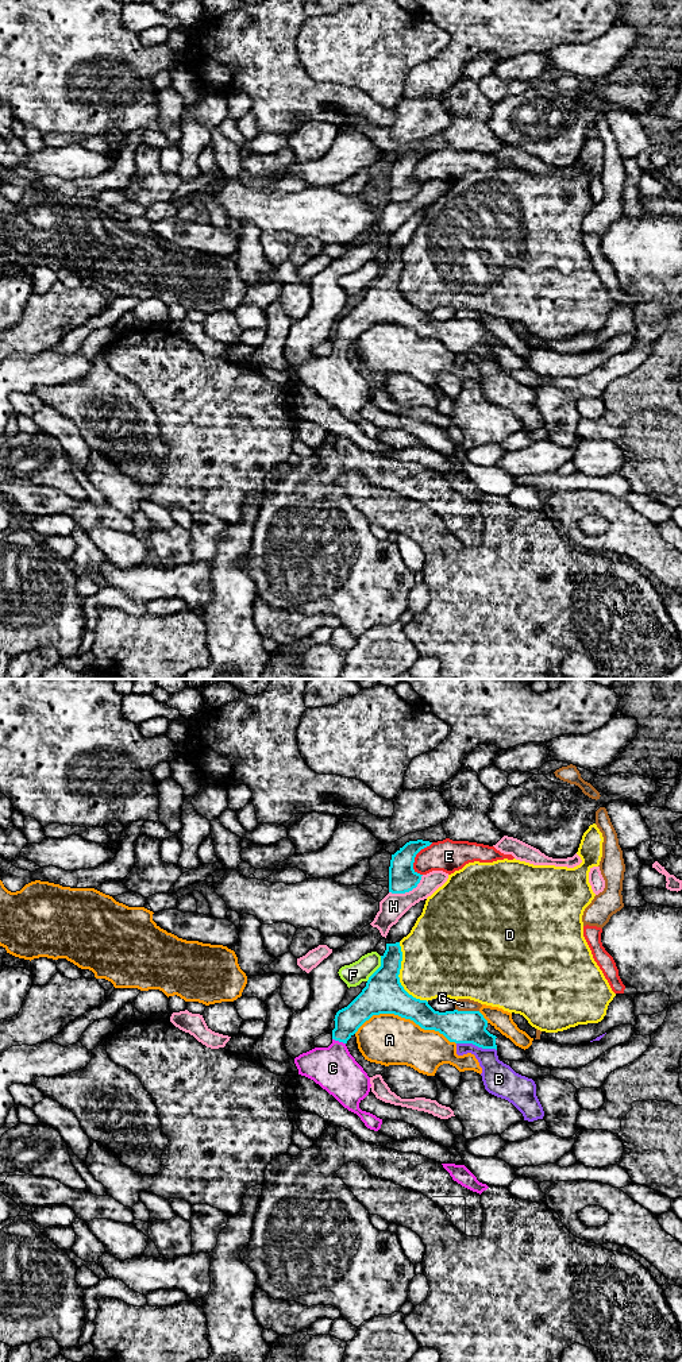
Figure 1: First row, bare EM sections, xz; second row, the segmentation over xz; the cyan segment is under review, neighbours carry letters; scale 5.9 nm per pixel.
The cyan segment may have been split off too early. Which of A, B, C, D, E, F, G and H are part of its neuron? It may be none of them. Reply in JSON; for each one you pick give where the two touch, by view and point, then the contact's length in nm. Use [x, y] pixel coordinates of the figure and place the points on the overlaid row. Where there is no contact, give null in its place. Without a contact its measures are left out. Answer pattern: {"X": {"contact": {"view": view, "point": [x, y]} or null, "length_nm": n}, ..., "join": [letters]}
{"C": {"contact": {"view": "xz", "point": [339, 1041]}, "length_nm": 90}, "join": ["C"]}

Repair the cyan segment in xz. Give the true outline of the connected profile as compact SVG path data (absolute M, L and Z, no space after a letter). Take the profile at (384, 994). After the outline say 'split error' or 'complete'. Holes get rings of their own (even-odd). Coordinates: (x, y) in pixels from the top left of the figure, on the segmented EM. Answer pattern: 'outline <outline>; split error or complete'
outline M400 942L386 944L381 966L369 977L362 992L336 1012L332 1043L328 1047L315 1047L294 1058L298 1074L313 1080L374 1131L381 1128L382 1119L359 1108L359 1103L370 1092L370 1077L346 1046L373 1015L394 1014L413 1020L424 1030L439 1031L450 1042L497 1050L497 1037L486 1030L488 1020L479 1011L439 1012L427 1000L409 995L398 977L401 961Z; split error

